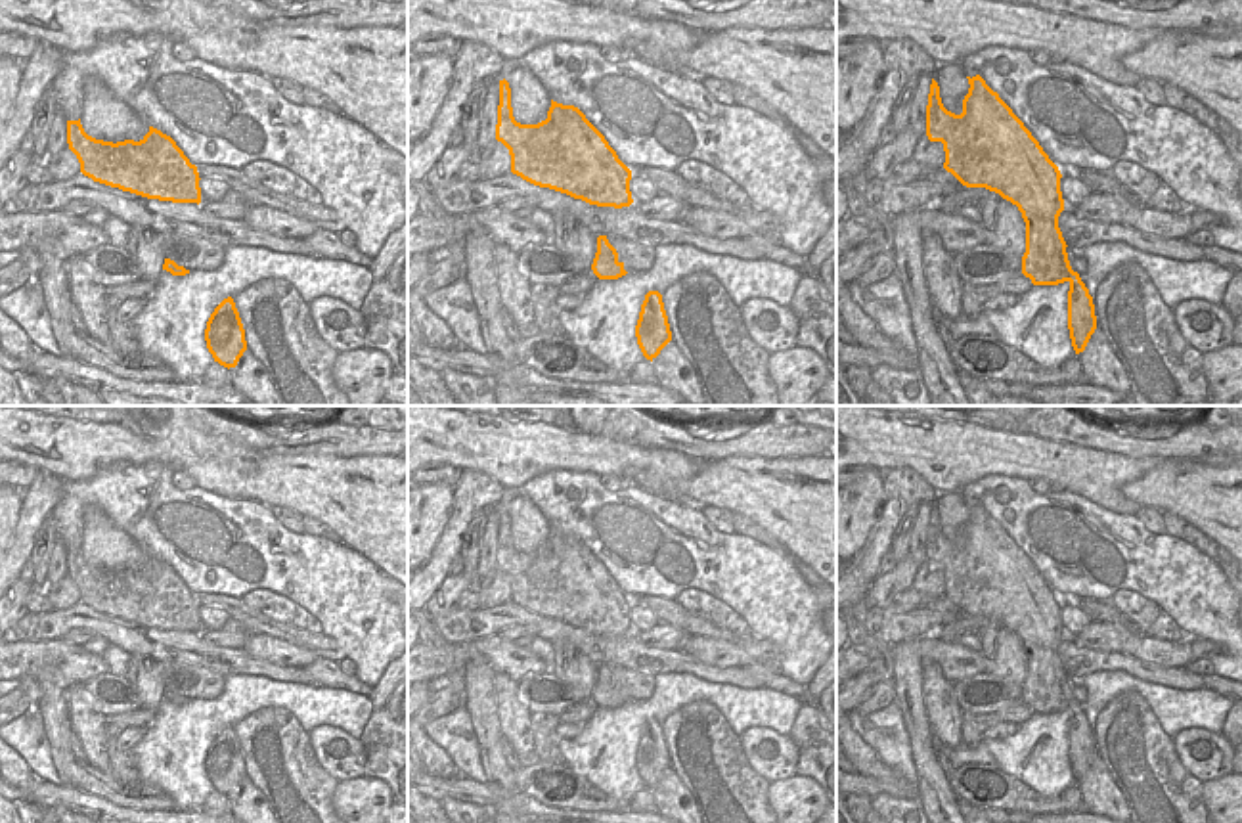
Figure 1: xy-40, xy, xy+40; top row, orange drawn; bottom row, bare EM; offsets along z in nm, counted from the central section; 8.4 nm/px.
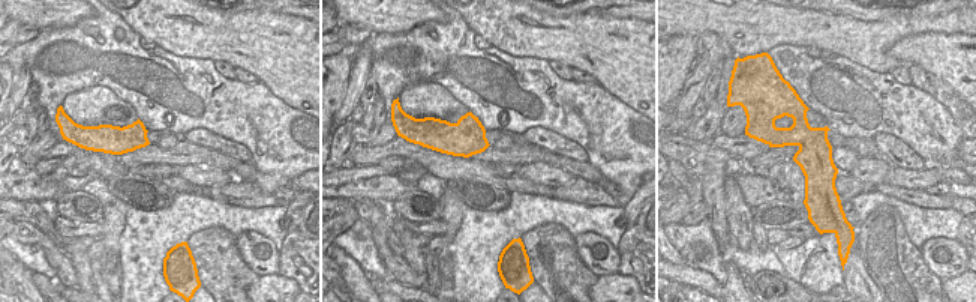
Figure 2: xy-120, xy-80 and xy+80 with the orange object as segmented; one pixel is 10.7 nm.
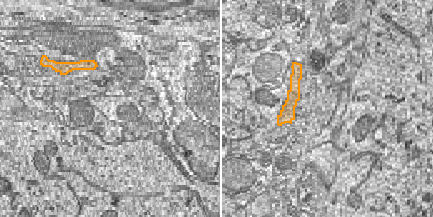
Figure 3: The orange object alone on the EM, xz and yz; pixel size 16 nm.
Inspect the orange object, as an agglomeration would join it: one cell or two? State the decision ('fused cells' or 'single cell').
single cell

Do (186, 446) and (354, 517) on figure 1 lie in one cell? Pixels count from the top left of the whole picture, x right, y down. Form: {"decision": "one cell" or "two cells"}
{"decision": "one cell"}

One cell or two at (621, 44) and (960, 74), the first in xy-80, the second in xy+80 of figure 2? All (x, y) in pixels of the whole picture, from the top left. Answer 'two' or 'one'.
one

